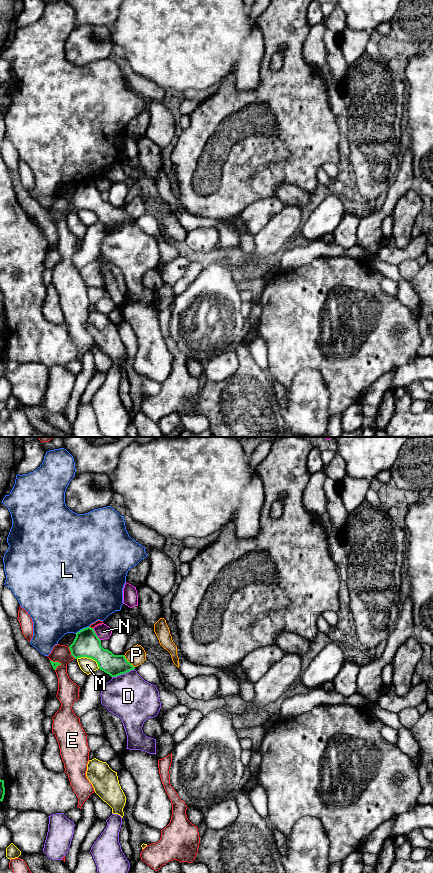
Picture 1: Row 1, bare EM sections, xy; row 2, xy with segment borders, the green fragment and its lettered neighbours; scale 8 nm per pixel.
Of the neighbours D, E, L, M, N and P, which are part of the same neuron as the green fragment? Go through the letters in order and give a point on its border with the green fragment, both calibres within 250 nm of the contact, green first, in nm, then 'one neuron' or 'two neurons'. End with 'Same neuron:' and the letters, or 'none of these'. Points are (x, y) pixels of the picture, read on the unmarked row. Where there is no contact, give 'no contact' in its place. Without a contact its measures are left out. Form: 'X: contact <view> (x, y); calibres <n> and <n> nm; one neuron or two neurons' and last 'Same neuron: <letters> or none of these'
D: contact xy (123, 225); calibres 170 and 360 nm; two neurons
E: contact xy (71, 205); calibres 200 and 140 nm; two neurons
L: contact xy (82, 181); calibres 200 and 500 nm; two neurons
M: contact xy (90, 209); calibres 200 and 120 nm; two neurons
N: contact xy (95, 186); calibres 200 and 120 nm; two neurons
P: contact xy (127, 213); calibres 170 and 150 nm; two neurons
Same neuron: none of these

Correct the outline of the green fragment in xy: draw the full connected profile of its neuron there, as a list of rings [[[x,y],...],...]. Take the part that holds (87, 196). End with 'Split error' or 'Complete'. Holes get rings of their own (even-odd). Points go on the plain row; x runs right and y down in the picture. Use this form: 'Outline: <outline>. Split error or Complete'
Outline: [[[91,179],[77,184],[69,201],[75,211],[87,209],[95,212],[99,221],[111,229],[117,229],[135,221],[124,207],[114,207],[108,201],[104,201],[101,198],[101,192]]]. Complete

